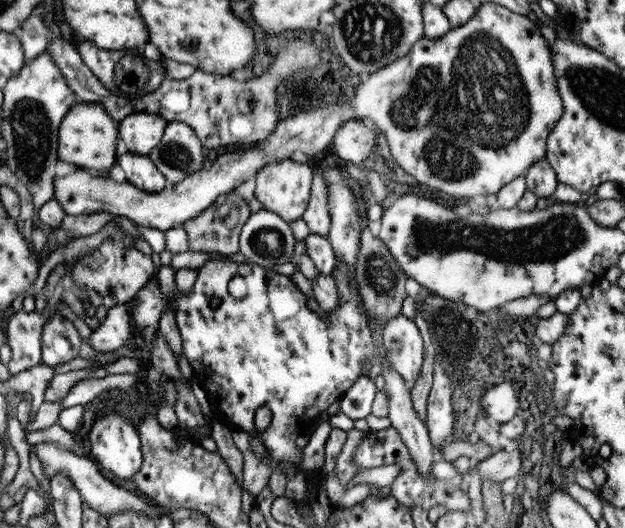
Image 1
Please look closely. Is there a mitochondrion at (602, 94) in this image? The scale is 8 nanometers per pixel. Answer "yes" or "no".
yes

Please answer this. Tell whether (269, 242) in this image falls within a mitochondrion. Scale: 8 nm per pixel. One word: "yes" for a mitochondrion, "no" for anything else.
yes

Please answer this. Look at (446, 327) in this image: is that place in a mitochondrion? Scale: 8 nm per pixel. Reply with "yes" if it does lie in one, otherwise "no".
yes

